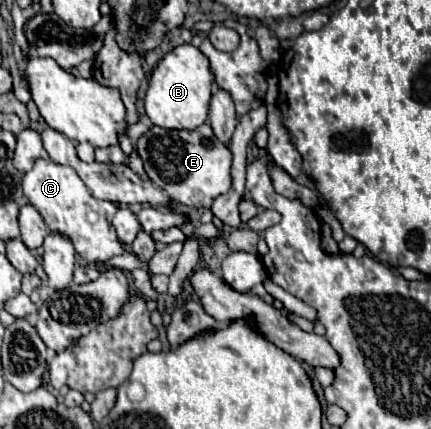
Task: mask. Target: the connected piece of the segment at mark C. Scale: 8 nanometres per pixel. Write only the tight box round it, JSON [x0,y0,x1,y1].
[23,159,125,263]

